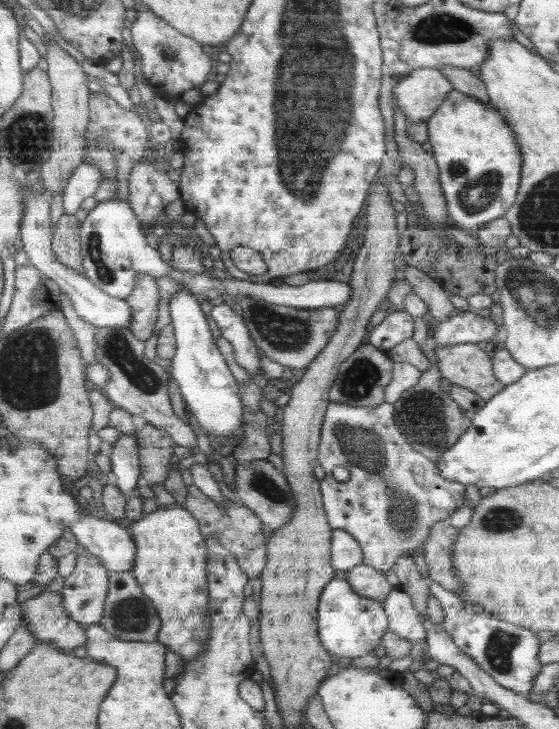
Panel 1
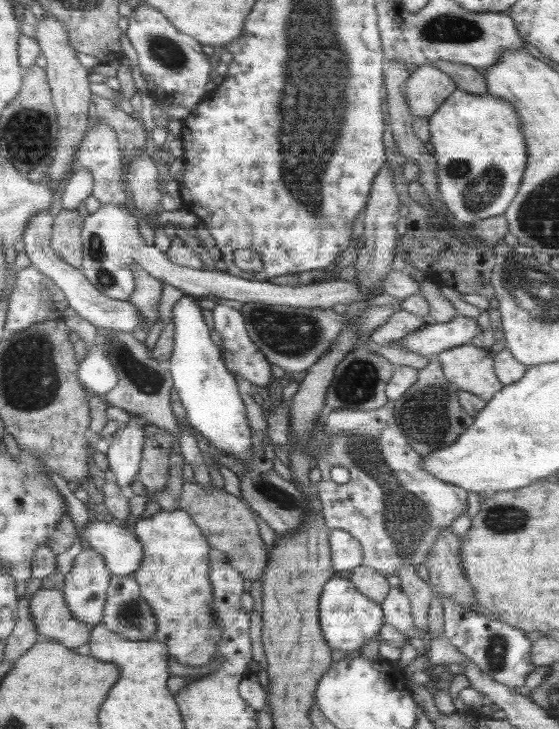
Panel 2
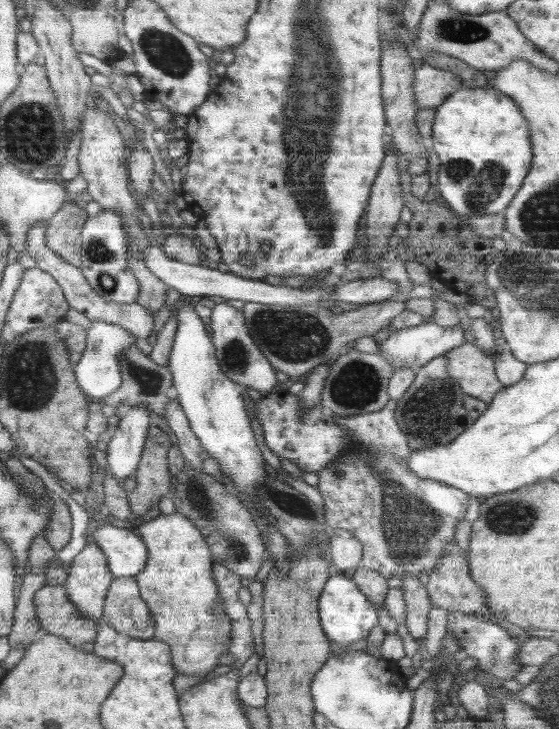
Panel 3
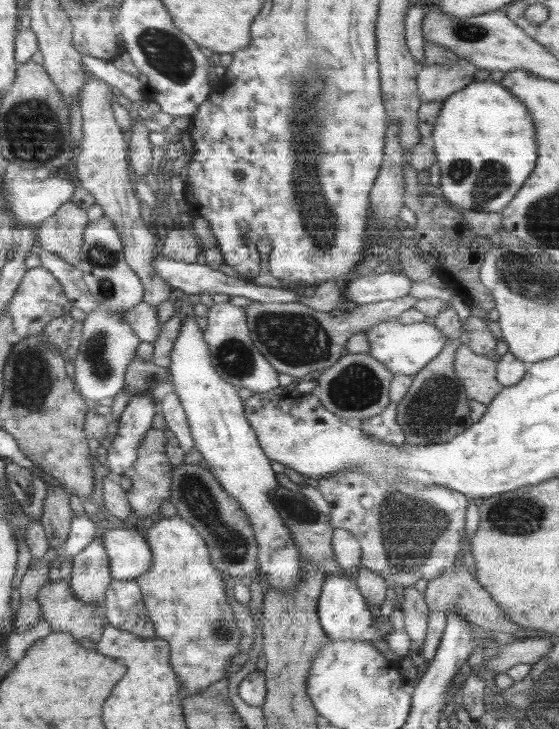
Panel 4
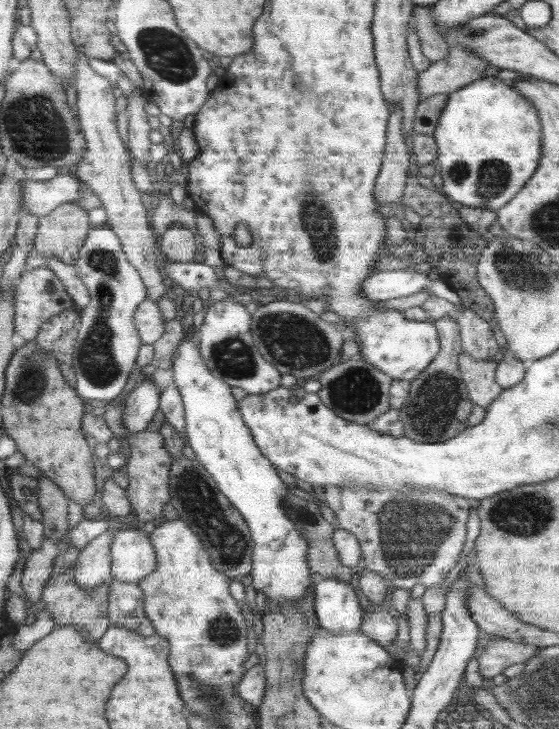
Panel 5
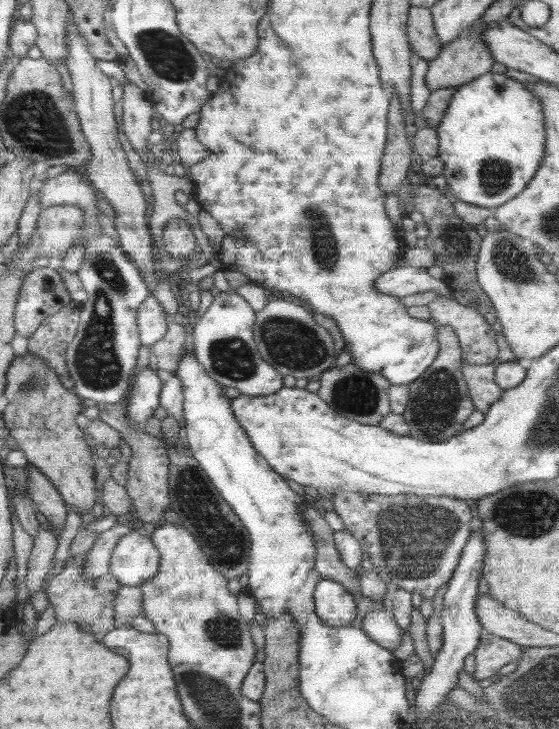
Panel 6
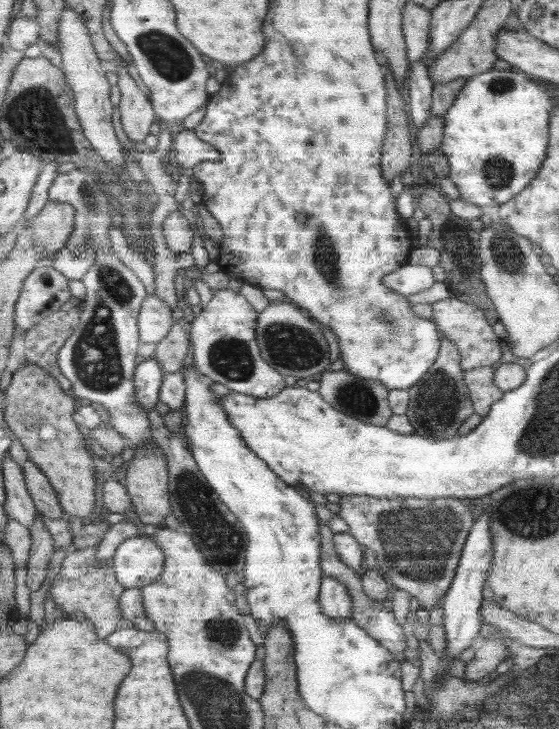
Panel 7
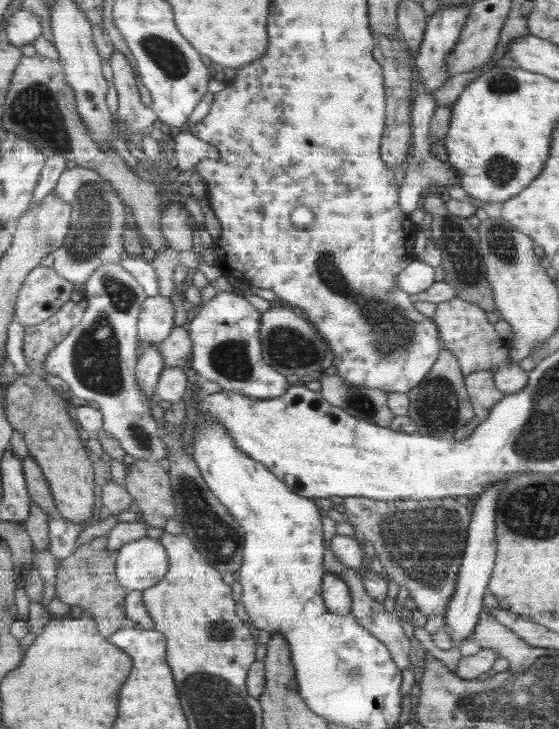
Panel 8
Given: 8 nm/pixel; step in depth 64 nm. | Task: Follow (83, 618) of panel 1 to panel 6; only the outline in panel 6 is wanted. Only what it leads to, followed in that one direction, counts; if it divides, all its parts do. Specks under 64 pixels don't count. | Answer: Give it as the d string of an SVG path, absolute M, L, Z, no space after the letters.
M115 524L109 530L98 534L93 546L86 553L86 568L83 571L83 578L92 580L107 574L116 542L120 542L122 536L126 536L132 531L130 526Z

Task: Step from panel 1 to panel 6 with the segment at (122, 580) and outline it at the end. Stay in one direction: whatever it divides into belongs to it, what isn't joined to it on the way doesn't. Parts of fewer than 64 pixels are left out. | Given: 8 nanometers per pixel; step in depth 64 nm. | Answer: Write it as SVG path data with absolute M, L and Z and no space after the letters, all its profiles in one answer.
M121 586L115 600L114 620L117 626L134 627L147 634L156 632L156 625L145 616L144 593L139 587Z

